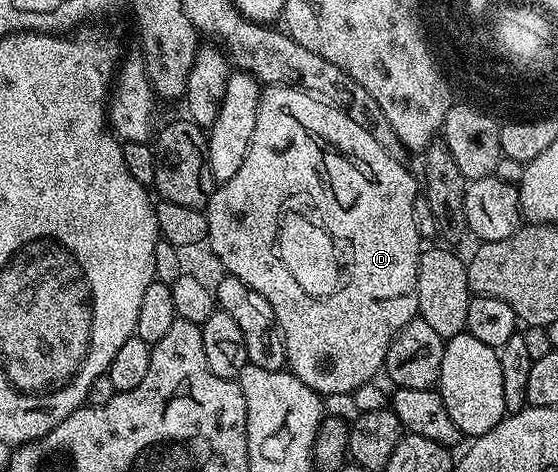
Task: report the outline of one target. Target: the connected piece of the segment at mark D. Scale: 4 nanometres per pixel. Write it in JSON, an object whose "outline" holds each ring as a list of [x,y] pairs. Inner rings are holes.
{"outline":[[[269,85],[260,92],[257,107],[257,127],[253,127],[253,139],[249,151],[245,155],[245,163],[241,163],[241,171],[233,175],[233,179],[222,182],[214,190],[205,206],[209,231],[206,244],[211,245],[213,252],[219,256],[230,276],[241,279],[257,295],[265,295],[269,299],[269,307],[273,307],[275,320],[279,322],[279,332],[283,335],[287,352],[286,368],[305,387],[324,398],[339,397],[342,393],[351,393],[362,387],[366,381],[380,376],[383,360],[393,343],[395,336],[409,324],[419,311],[417,295],[417,275],[419,274],[419,255],[421,238],[417,231],[415,218],[415,199],[417,196],[417,177],[403,166],[398,157],[391,157],[377,139],[365,127],[361,127],[353,119],[349,119],[346,111],[336,105],[328,105],[326,101],[303,89],[291,89],[287,85]]]}

